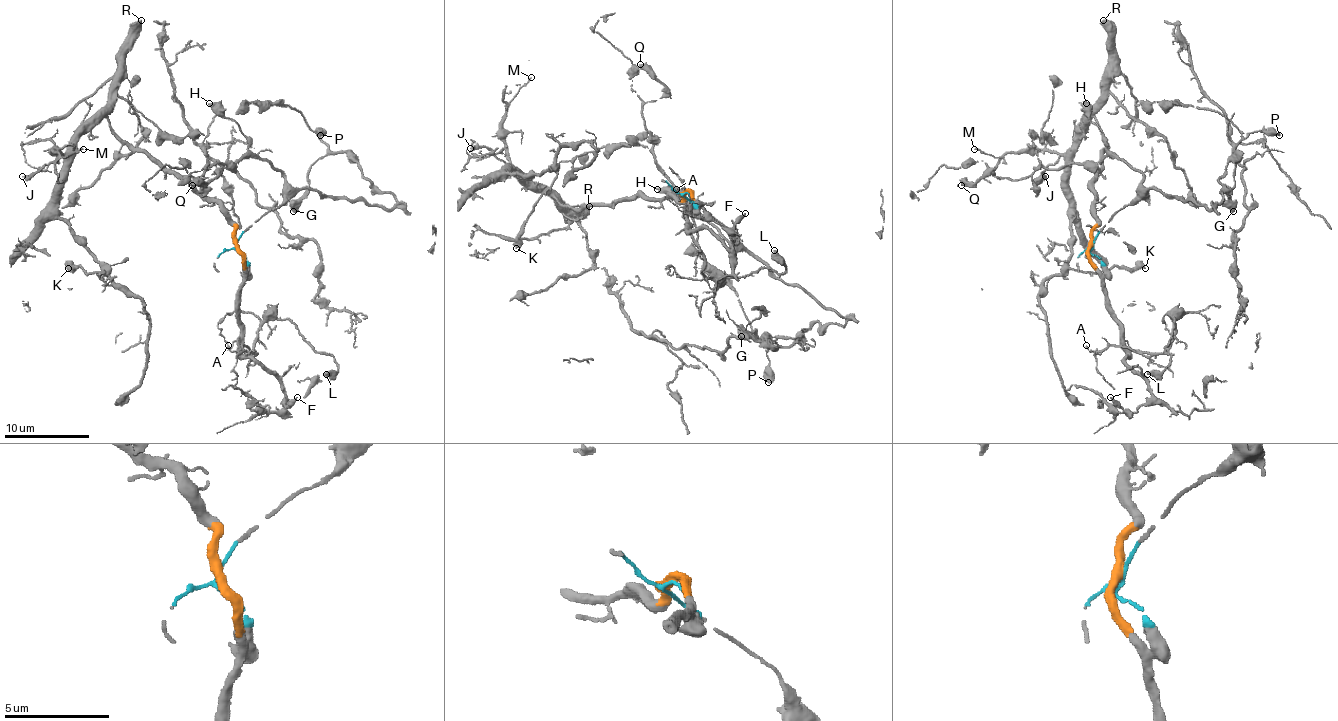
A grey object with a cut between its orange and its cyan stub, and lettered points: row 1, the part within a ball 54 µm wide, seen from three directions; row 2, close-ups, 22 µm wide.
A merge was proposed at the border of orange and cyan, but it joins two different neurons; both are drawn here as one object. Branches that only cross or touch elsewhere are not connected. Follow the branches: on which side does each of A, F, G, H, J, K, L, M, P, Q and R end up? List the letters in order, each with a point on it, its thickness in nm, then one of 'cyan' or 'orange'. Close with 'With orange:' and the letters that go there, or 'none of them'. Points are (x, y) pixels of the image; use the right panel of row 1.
A: at (1086, 345); 120 nm thick; orange
F: at (1110, 397); 280 nm thick; orange
G: at (1233, 211); 600 nm thick; cyan
H: at (1086, 103); 480 nm thick; cyan
J: at (1045, 176); 380 nm thick; orange
K: at (1145, 268); 460 nm thick; orange
L: at (1147, 374); 460 nm thick; orange
M: at (974, 149); 120 nm thick; orange
P: at (1279, 135); 550 nm thick; cyan
Q: at (961, 185); 400 nm thick; cyan
R: at (1103, 20); 440 nm thick; orange
With orange: A, F, J, K, L, M, R

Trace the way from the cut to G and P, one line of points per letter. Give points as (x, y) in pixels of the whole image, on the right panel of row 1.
G: (1090, 250), (1098, 231), (1147, 188), (1208, 210), (1223, 195), (1219, 180), (1235, 152), (1233, 212)
P: (1090, 250), (1098, 231), (1147, 188), (1208, 210), (1223, 195), (1219, 180), (1235, 146), (1250, 133), (1280, 136)

